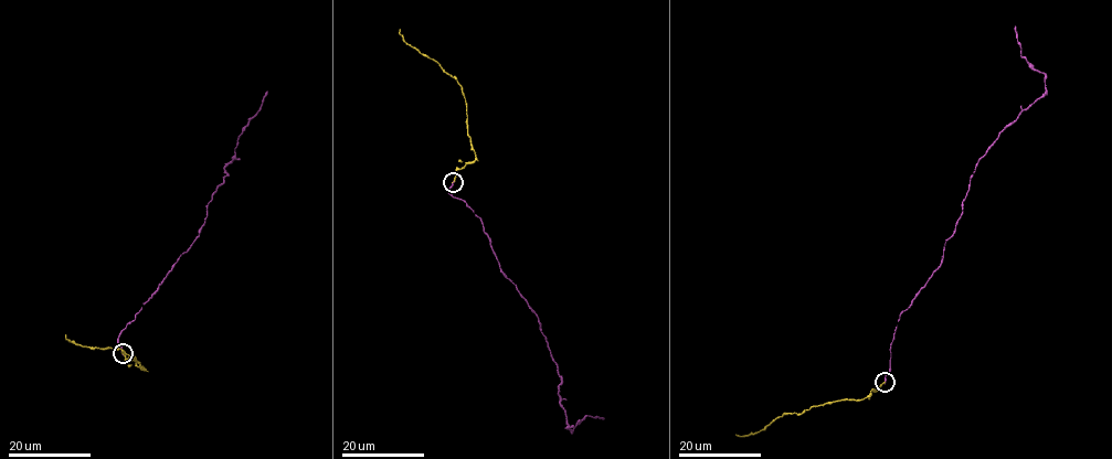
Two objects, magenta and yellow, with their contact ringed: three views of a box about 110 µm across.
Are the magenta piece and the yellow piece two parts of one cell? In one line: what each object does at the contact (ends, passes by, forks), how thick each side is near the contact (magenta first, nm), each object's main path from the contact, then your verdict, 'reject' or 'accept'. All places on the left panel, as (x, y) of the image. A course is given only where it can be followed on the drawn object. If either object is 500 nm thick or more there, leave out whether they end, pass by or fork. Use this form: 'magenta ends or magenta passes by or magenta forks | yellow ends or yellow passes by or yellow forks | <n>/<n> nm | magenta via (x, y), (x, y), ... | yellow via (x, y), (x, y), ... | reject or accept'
magenta ends | yellow ends | 260/280 nm | magenta via (123, 352), (120, 331), (198, 236), (207, 205), (228, 175), (224, 166), (267, 91) | yellow via (123, 352), (125, 360), (134, 361), (145, 370), (135, 356), (130, 359), (119, 349), (75, 344), (65, 334) | accept

